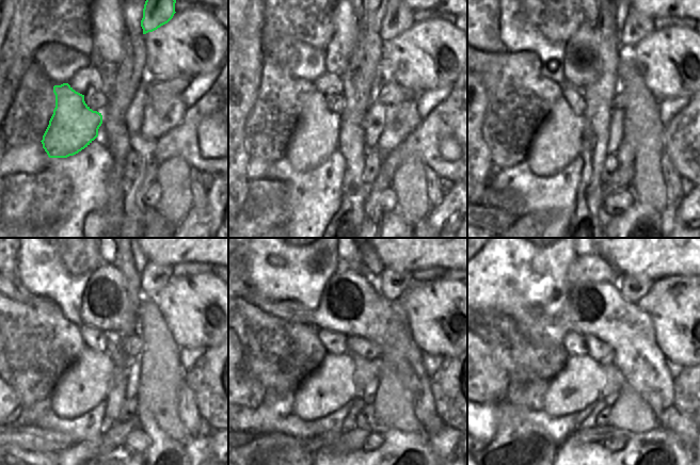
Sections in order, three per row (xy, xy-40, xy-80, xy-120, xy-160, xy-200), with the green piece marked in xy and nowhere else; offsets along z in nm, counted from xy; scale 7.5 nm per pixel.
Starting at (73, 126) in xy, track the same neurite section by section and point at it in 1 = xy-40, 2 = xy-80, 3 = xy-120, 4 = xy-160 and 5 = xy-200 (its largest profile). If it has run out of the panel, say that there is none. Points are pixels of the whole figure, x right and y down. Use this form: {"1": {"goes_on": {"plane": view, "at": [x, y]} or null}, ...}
{"1": {"goes_on": {"plane": "xy-40", "at": [316, 137]}}, "2": {"goes_on": {"plane": "xy-80", "at": [559, 139]}}, "3": {"goes_on": {"plane": "xy-120", "at": [85, 384]}}, "4": {"goes_on": {"plane": "xy-160", "at": [332, 386]}}, "5": {"goes_on": {"plane": "xy-200", "at": [581, 382]}}}

